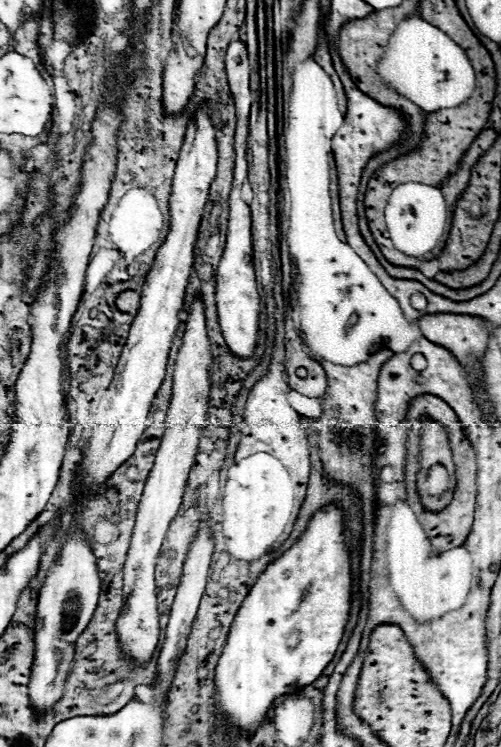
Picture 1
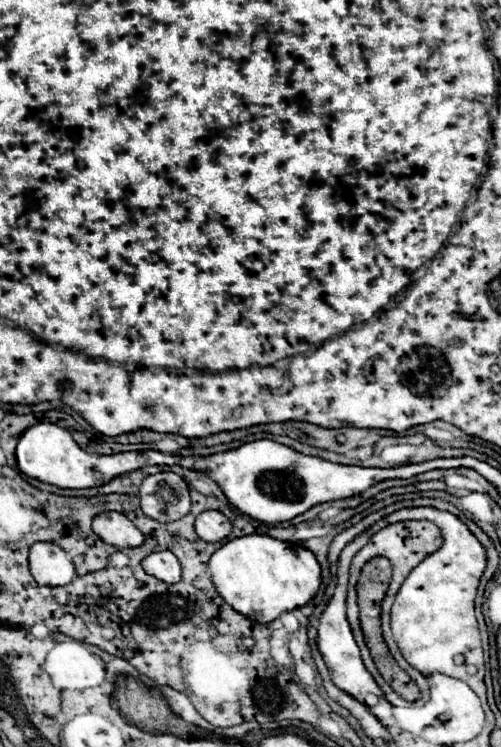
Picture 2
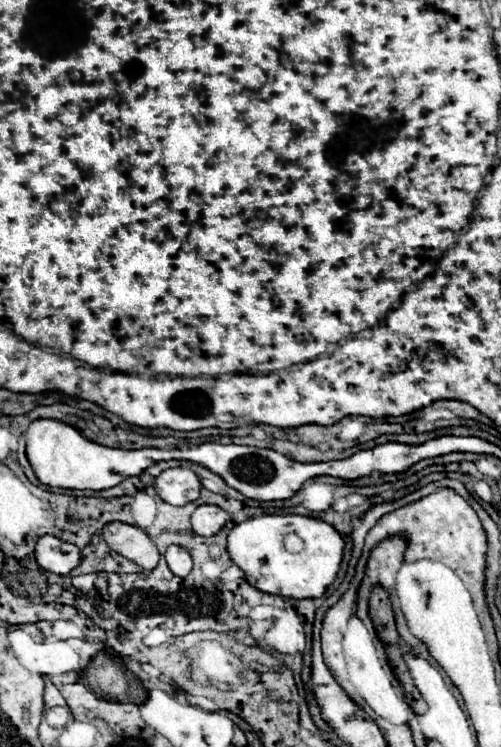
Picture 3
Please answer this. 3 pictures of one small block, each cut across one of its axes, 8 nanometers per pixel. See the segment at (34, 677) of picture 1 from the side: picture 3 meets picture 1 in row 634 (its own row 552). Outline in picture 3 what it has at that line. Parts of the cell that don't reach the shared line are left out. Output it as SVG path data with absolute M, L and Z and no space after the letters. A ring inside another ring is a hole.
M42 536L36 544L36 560L44 570L66 576L80 564L80 550L54 536Z

